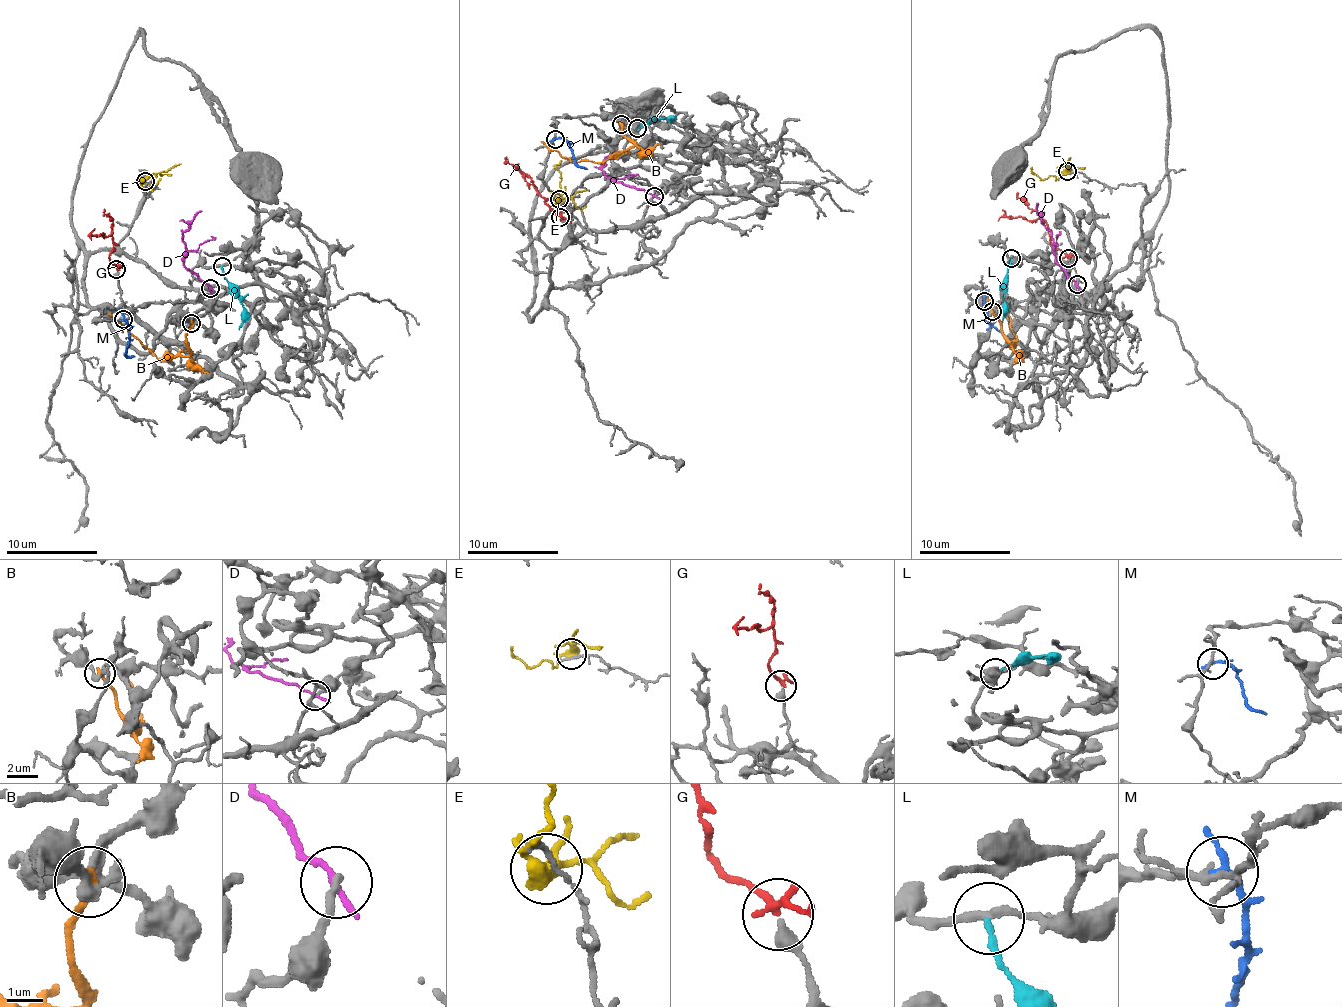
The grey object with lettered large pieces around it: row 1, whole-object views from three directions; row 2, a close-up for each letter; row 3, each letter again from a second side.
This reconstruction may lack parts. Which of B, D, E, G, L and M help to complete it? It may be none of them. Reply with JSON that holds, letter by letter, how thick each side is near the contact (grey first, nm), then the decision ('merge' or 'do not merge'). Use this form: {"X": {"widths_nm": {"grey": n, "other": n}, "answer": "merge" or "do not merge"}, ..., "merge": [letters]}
{"B": {"widths_nm": {"grey": 320, "other": 260}, "answer": "do not merge"}, "D": {"widths_nm": {"grey": 240, "other": 240}, "answer": "do not merge"}, "E": {"widths_nm": {"grey": 90, "other": 320}, "answer": "do not merge"}, "G": {"widths_nm": {"grey": 400, "other": 200}, "answer": "merge"}, "L": {"widths_nm": {"grey": 220, "other": 170}, "answer": "do not merge"}, "M": {"widths_nm": {"grey": 160, "other": 140}, "answer": "do not merge"}, "merge": ["G"]}

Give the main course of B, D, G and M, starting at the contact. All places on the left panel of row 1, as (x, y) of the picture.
B: (192, 324), (186, 346), (188, 354), (159, 358), (109, 313)
D: (210, 287), (183, 264), (182, 231), (201, 211)
G: (117, 270), (110, 260), (114, 238), (111, 233), (92, 234), (92, 239)
M: (122, 320), (128, 338), (125, 352), (134, 356)

